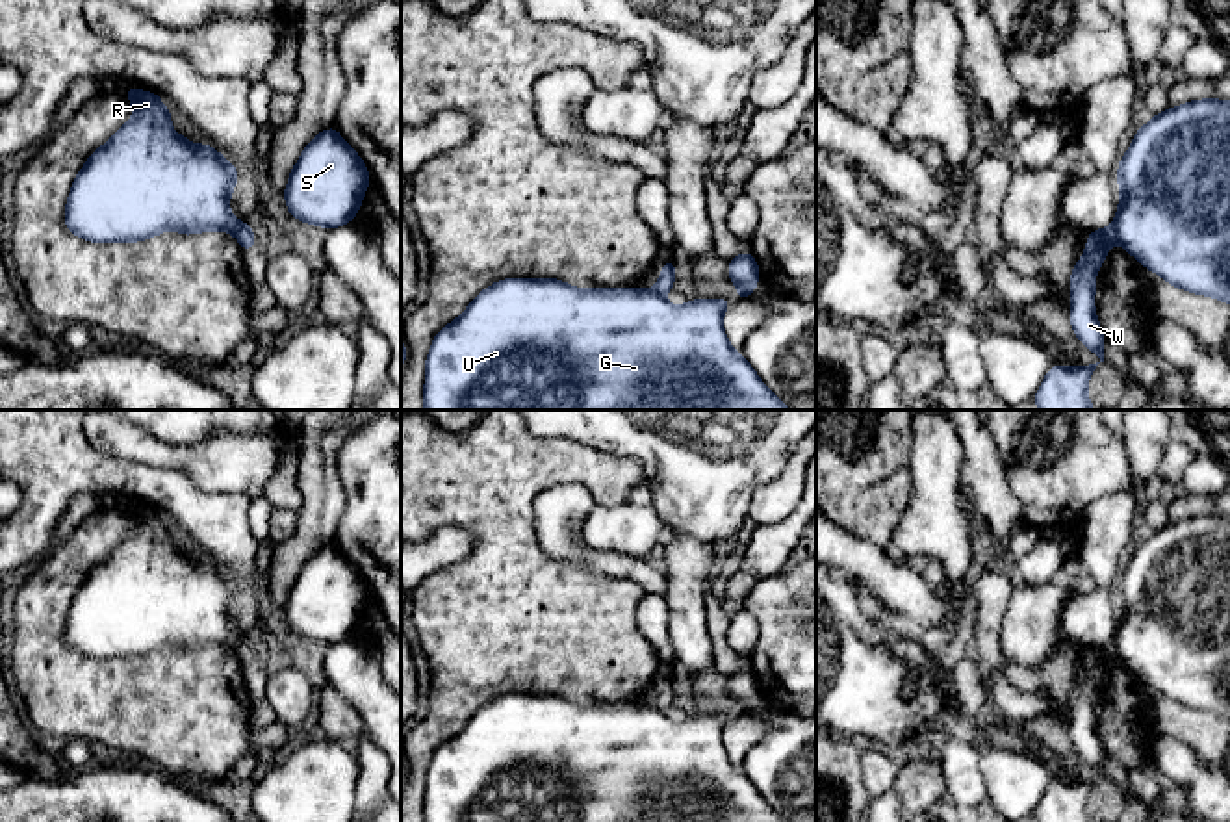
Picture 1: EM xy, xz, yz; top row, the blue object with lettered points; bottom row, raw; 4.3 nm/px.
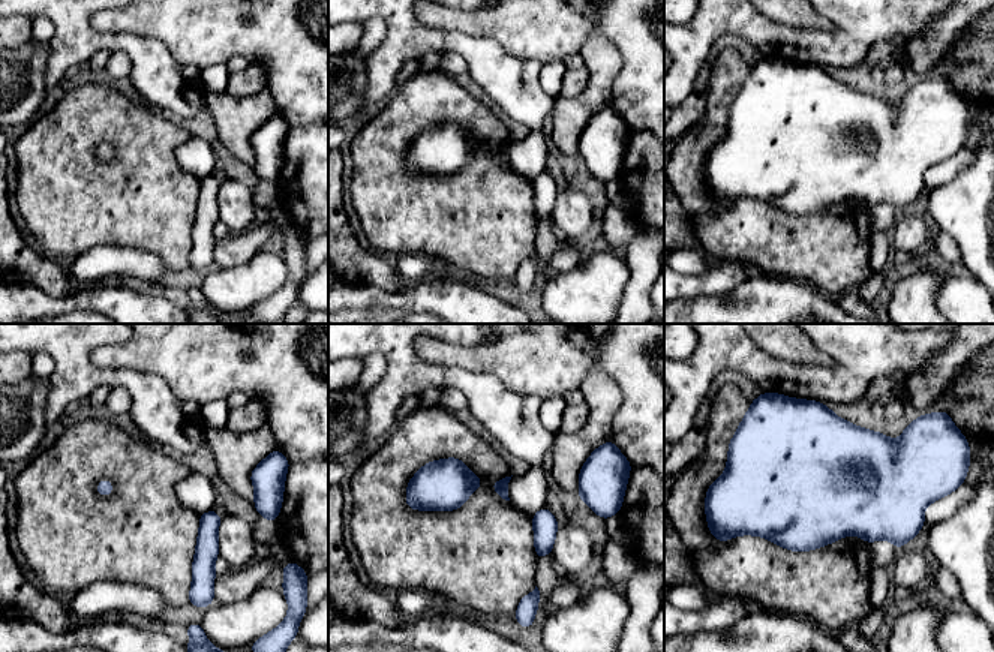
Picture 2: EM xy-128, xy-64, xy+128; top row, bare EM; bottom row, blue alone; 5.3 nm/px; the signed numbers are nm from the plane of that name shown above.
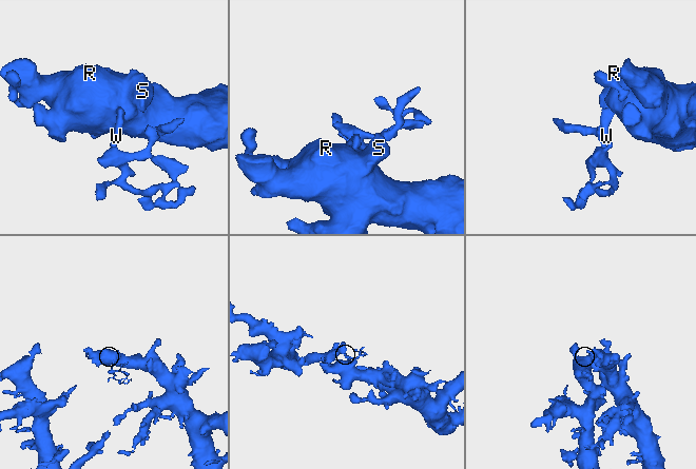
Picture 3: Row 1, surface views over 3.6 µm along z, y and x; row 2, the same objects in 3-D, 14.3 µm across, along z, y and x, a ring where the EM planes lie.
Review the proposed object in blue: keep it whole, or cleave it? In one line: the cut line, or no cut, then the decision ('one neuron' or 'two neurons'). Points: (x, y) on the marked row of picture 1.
yz (1112, 225), (1117, 240) | two neurons

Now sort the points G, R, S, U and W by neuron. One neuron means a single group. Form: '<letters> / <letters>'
G R S U / W

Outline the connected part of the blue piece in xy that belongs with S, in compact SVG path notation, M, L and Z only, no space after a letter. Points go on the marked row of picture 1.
M332 126L304 147L282 195L291 217L332 230L356 217L369 186L365 163Z

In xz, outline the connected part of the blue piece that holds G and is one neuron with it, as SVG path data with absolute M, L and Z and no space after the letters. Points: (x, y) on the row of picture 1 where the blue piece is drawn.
M557 278L499 280L434 336L425 362L423 410L790 410L764 386L744 354L729 345L722 317L731 304L729 299L694 299L672 306L662 295L642 288L579 289Z

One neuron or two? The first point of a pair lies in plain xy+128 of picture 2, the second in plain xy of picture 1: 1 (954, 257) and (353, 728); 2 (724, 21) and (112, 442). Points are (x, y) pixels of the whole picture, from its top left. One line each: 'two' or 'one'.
1: one
2: two

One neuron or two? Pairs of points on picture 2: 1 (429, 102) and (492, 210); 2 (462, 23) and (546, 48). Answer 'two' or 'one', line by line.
1: one
2: one

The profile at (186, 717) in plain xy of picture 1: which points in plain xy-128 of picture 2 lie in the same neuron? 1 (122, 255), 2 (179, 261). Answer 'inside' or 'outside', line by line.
1: outside
2: inside

